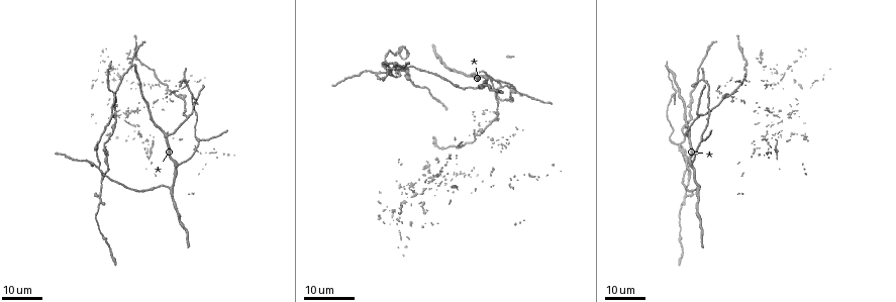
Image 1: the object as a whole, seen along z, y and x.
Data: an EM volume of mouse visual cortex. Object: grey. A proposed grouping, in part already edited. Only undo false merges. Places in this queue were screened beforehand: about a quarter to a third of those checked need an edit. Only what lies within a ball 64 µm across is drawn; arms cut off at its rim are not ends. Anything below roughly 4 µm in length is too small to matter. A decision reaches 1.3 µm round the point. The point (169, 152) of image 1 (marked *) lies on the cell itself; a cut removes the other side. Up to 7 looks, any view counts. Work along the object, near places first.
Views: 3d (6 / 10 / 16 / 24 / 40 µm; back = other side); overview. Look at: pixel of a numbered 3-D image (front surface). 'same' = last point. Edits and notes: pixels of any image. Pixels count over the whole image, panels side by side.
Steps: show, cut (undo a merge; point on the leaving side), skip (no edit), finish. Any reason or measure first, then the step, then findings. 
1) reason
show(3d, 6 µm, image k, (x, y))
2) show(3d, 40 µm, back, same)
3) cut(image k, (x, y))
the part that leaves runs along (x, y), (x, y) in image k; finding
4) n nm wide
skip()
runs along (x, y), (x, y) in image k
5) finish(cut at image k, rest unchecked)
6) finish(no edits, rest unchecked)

three arms meet
show(3d, 24 µm, image 1, (486, 79))

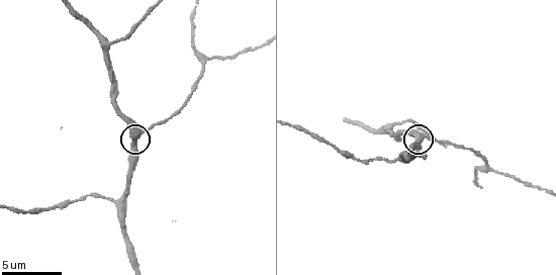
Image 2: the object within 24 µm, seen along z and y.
show(3d, 10 µm, image 2, (422, 136))

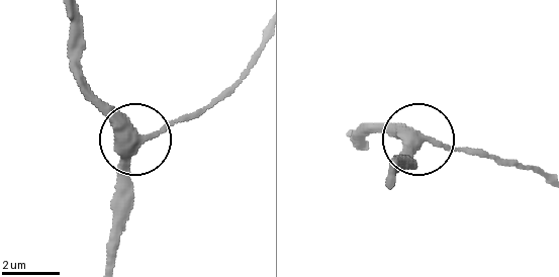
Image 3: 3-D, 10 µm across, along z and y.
show(3d, 6 µm, image 3, (136, 144))

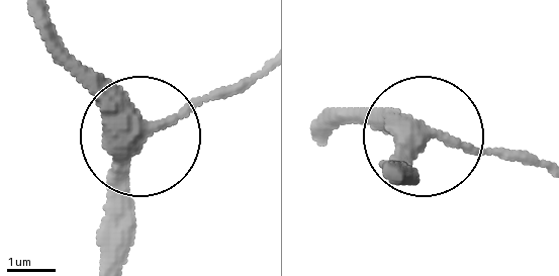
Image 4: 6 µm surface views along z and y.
side arm 41 µm
skip()
runs along (43, 11), (64, 59), (135, 127), (172, 123), (241, 87) in image 4; continuous, no second cell

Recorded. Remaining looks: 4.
branch point
show(3d, 10 µm, image 2, (488, 170))

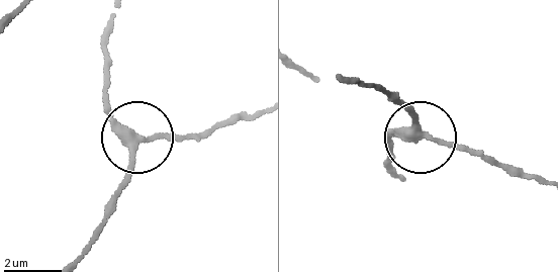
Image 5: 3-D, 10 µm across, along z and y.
other side
show(3d, 10 µm, back, image 5, (419, 133))

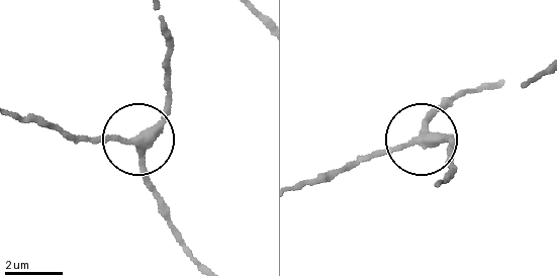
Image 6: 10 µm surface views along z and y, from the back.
3 arms
skip()
runs along (196, 261), (151, 181), (141, 145), (131, 138), (76, 138) in image 6; all the same cell

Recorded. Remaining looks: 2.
show(3d, 6 µm, image 2, (117, 204))

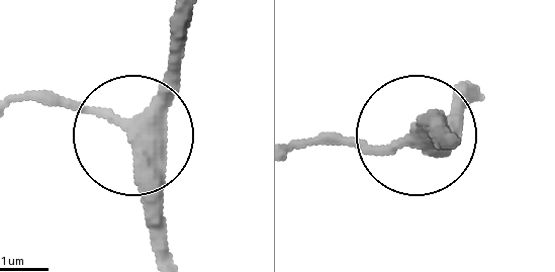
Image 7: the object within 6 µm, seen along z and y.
3 arms
skip()
runs along (180, 16), (172, 77), (135, 137), (156, 258) in image 7; continuous, no second cell

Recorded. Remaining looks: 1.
arms part here
show(3d, 10 µm, image 2, (393, 125))

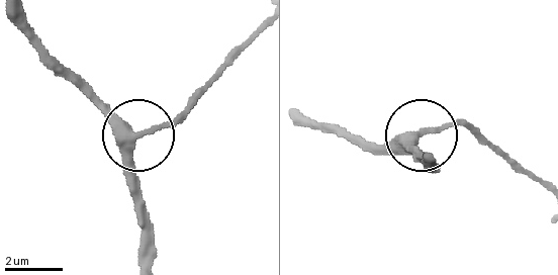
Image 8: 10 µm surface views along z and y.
skip()
runs along (147, 252), (134, 133), (84, 83) in image 8; one cell here

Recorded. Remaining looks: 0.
finish(no edits, rest unchecked)

